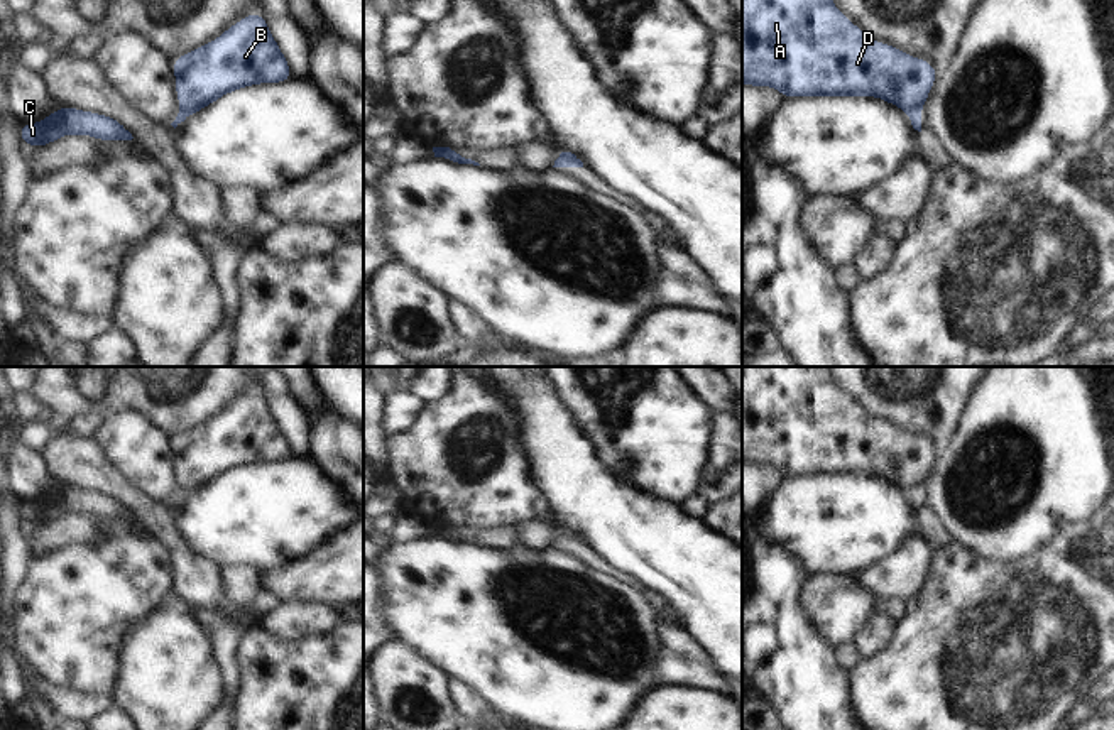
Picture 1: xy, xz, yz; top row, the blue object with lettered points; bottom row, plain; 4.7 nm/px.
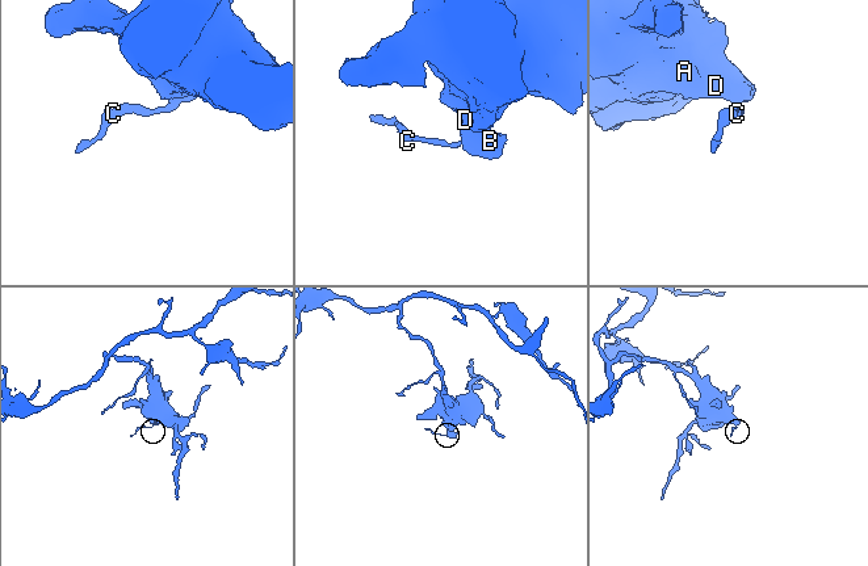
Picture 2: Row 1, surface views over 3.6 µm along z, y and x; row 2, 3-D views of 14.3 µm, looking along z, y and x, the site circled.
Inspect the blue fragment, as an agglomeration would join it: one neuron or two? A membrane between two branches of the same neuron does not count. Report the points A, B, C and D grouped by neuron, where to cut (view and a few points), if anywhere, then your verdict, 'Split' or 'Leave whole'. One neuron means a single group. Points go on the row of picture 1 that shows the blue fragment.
Groups: A B D / C. Split along yz (920, 105), (906, 112). Split.

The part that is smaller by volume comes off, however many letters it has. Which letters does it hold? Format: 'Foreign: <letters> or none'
Foreign: C

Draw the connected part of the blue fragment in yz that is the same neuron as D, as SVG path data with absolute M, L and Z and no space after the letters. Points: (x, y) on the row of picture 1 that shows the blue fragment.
M742 0L742 83L773 86L788 96L877 96L906 113L923 106L937 79L937 69L896 46L872 41L854 25L833 0Z

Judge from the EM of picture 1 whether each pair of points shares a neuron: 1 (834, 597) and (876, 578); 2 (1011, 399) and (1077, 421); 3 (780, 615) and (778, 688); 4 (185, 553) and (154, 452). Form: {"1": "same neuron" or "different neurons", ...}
{"1": "different neurons", "2": "same neuron", "3": "same neuron", "4": "different neurons"}

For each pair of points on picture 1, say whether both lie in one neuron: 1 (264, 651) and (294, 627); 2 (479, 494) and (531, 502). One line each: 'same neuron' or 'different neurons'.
1: different neurons
2: same neuron

